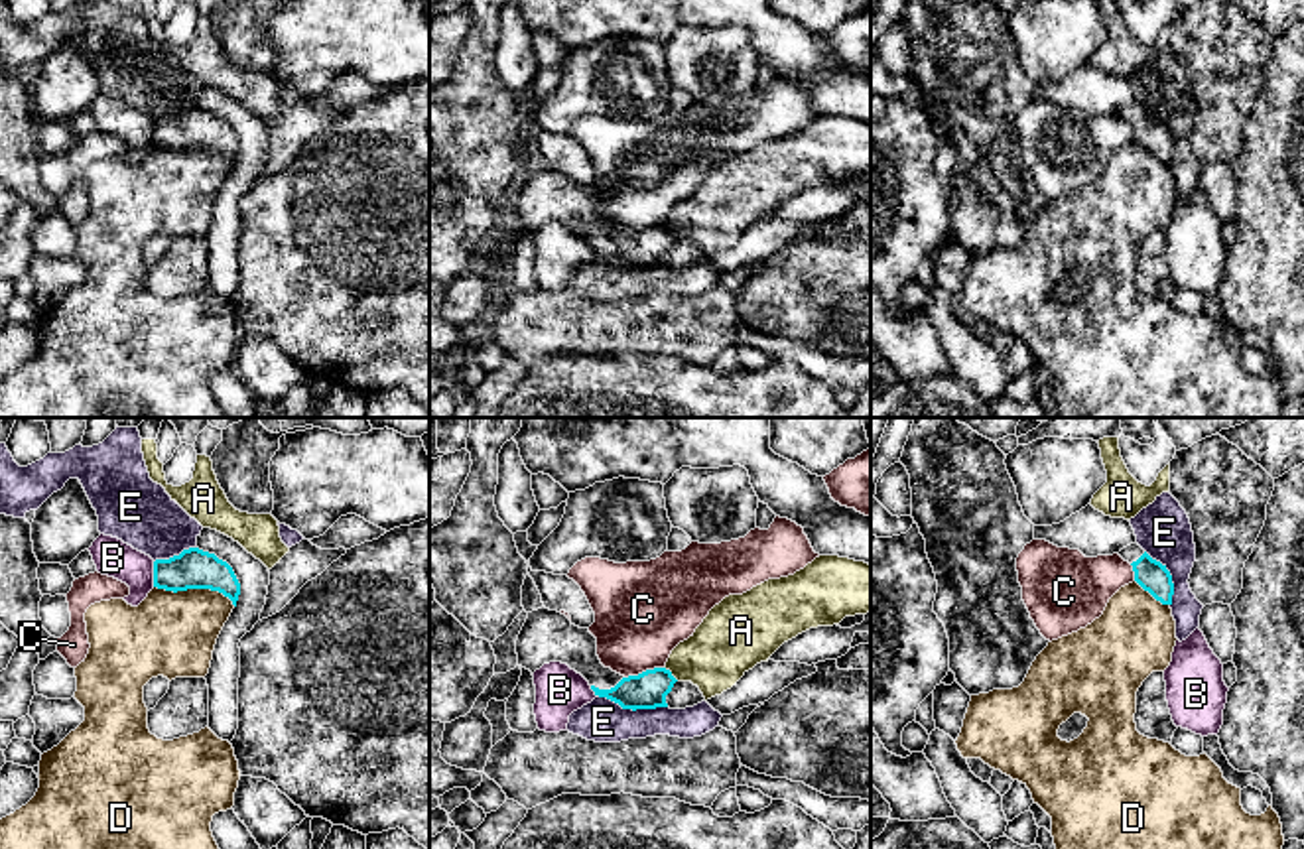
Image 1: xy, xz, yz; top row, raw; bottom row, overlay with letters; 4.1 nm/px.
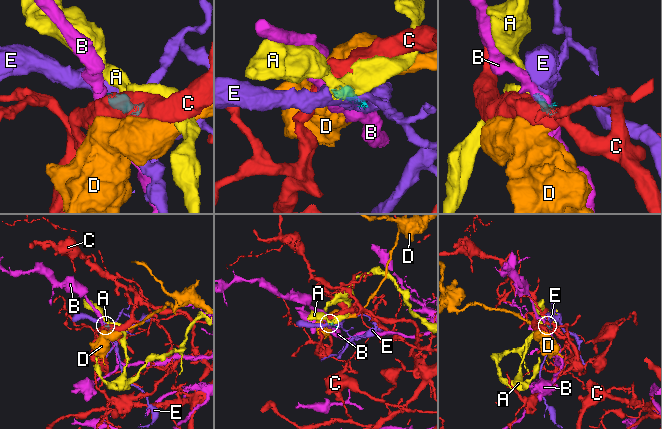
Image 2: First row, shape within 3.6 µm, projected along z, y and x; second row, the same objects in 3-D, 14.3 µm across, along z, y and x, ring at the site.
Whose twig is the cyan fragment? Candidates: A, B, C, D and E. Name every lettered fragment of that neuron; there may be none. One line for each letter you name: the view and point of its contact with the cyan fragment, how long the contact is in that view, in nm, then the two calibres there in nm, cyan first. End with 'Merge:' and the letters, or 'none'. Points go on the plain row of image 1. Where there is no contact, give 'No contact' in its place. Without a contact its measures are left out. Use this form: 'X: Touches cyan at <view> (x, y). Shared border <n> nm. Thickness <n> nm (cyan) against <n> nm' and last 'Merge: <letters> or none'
Merge: none

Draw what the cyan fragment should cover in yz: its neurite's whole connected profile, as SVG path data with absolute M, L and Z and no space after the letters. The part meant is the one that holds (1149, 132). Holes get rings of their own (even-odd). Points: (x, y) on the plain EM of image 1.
M1137 100L1123 106L1119 114L1133 124L1135 140L1162 163L1172 163L1172 134L1160 120L1152 118Z

